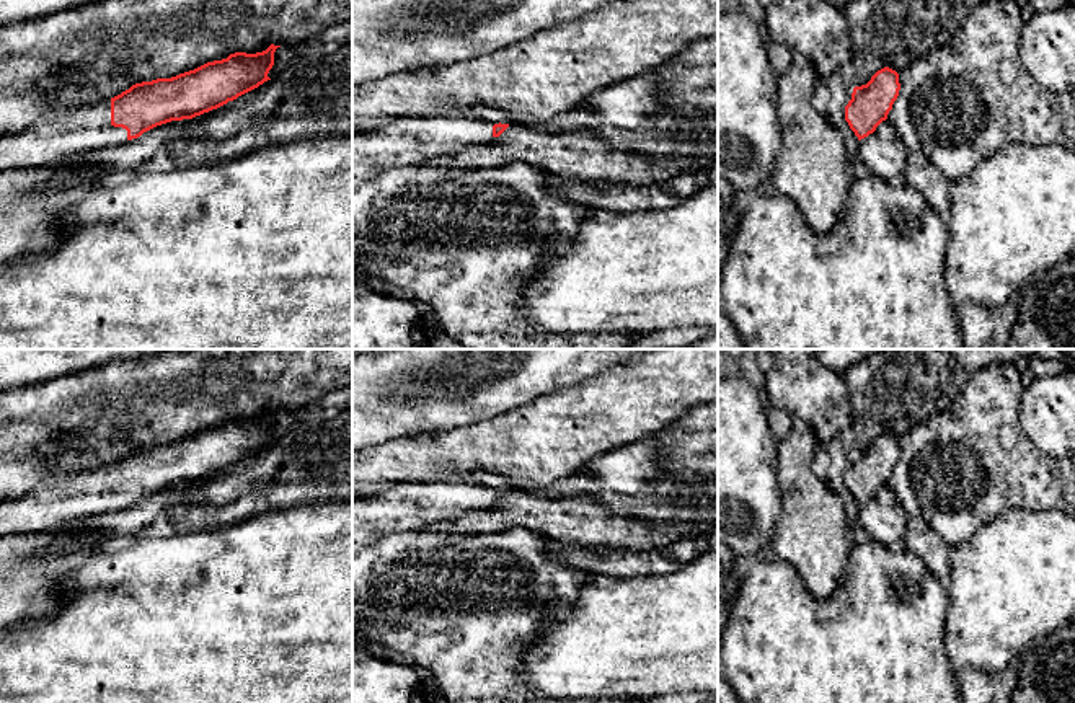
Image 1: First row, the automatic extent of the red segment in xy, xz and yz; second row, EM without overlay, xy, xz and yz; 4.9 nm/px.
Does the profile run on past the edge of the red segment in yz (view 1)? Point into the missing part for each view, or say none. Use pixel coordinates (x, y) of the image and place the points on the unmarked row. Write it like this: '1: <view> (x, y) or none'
1: none

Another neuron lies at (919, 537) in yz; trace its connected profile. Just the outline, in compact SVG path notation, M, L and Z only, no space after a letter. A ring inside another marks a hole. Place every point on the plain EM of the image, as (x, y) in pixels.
M909 517L902 542L943 586L951 582L953 546L930 524Z

